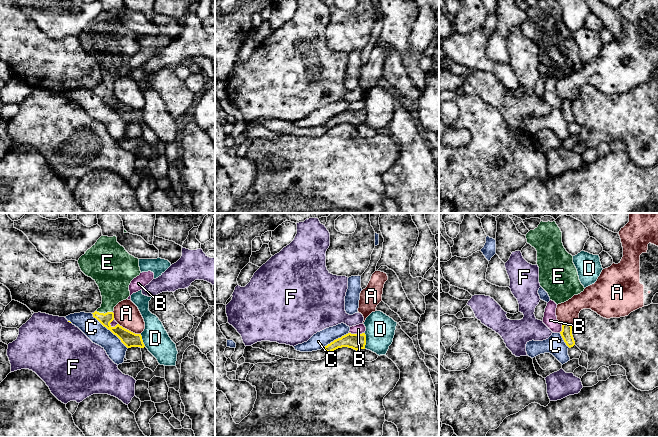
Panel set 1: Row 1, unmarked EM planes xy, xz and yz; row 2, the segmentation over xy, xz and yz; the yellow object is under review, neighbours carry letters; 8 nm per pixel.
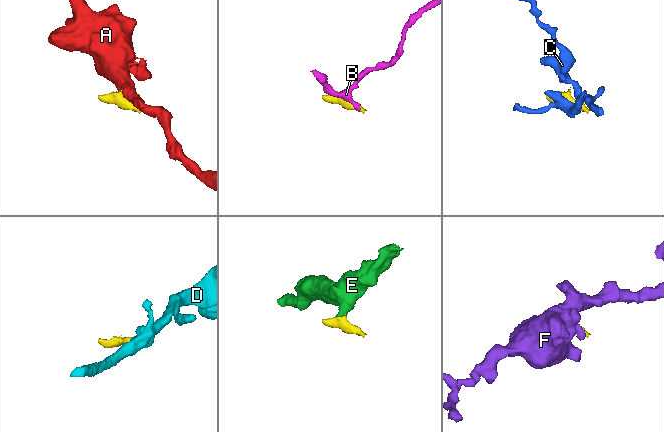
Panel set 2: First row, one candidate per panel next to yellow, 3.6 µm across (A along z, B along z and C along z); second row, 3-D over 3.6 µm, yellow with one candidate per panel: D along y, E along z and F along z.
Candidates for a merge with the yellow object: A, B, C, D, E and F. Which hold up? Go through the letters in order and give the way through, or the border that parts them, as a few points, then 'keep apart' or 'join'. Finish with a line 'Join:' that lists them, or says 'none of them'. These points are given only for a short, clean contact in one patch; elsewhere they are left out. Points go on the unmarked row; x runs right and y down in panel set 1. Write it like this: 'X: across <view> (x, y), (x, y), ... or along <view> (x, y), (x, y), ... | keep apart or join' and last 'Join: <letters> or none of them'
A: along xy (118, 99), (140, 110) | keep apart
B: along xz (349, 108), (364, 109) | keep apart
C: keep apart
D: along xz (364, 109), (365, 124) | keep apart
E: across xy (124, 111), (106, 99), (103, 89), (112, 70), (113, 60) | join
F: along xy (67, 97), (70, 99) | keep apart
Join: E

